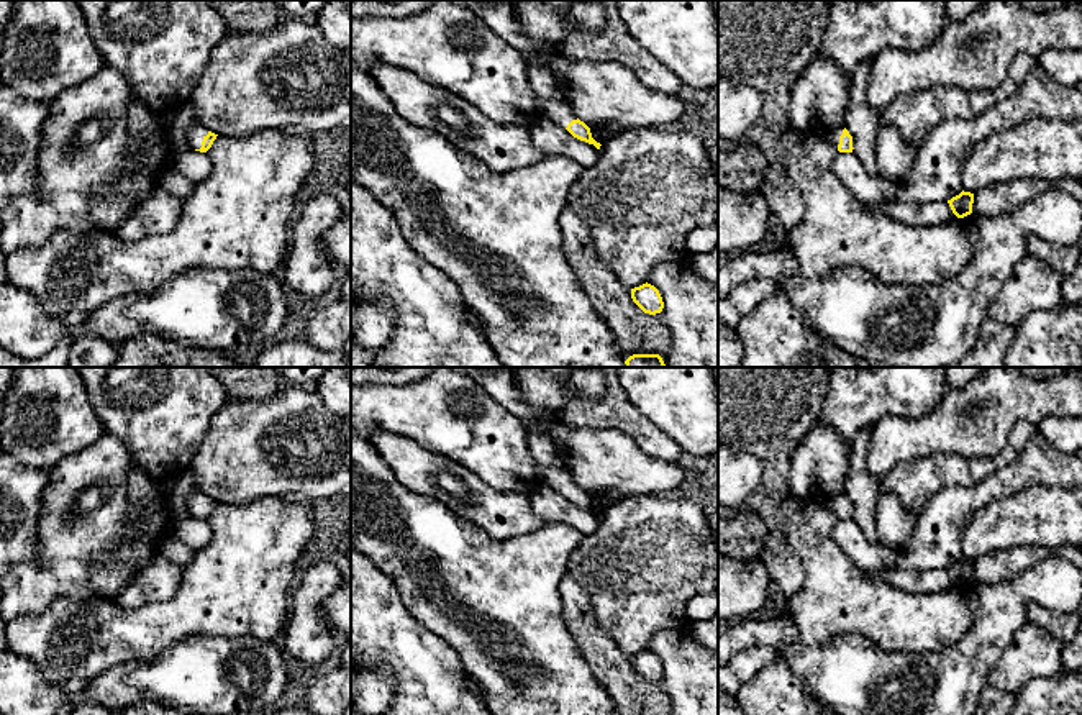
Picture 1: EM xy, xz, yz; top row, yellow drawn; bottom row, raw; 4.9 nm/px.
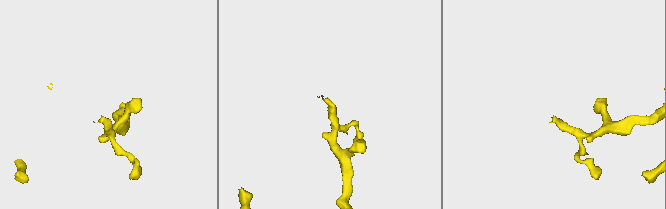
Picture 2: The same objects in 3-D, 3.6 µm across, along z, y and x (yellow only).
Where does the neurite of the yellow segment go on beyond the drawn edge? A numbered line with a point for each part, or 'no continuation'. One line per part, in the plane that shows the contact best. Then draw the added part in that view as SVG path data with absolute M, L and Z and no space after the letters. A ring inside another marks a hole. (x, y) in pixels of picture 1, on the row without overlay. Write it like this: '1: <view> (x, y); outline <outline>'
1: xy (195, 499); outline M193 490L189 494L187 497L187 512L189 517L200 517L202 515L202 508L203 505L208 502L208 497L200 492L200 490Z

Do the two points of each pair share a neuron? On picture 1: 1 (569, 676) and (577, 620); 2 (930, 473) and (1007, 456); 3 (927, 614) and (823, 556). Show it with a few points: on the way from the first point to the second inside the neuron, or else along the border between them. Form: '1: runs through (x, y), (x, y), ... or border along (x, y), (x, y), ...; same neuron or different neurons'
1: border along (561, 605), (564, 625), (594, 674); different neurons
2: runs through (950, 471), (971, 471), (987, 466); same neuron
3: runs through (900, 614), (877, 610), (850, 582); same neuron

